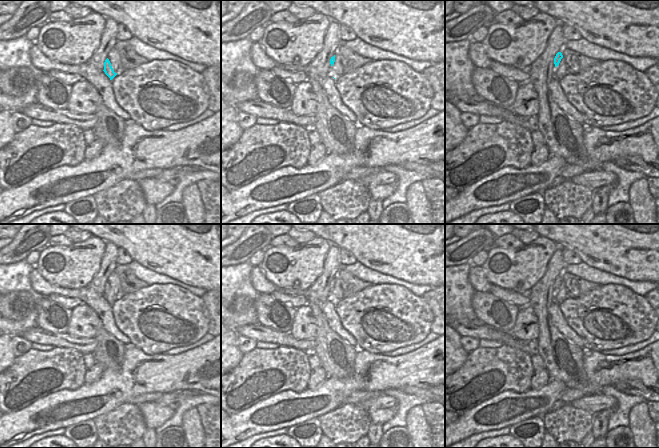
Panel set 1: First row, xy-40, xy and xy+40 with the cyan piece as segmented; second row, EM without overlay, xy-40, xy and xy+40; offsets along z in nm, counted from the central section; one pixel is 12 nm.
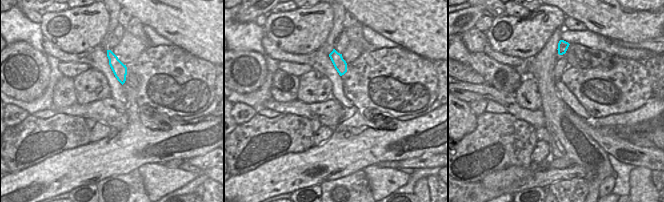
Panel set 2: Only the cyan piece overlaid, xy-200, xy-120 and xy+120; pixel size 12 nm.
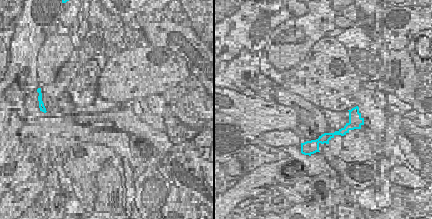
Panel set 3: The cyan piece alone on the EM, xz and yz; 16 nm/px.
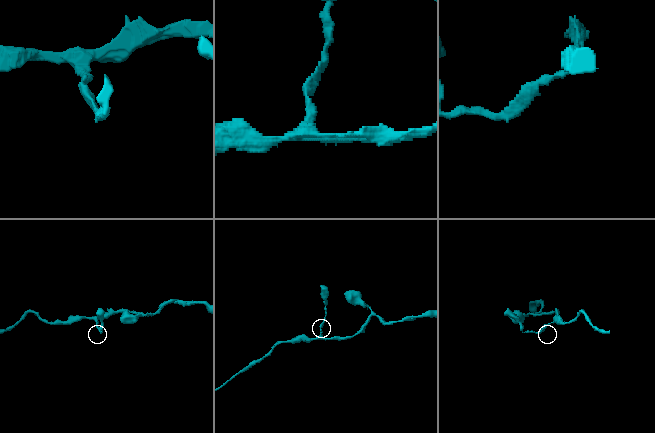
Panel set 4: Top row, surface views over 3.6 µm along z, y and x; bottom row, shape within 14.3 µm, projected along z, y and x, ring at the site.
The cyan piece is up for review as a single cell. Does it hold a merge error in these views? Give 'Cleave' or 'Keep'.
Keep.

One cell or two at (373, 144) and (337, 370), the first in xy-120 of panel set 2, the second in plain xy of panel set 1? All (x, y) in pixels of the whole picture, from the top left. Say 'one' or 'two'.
two

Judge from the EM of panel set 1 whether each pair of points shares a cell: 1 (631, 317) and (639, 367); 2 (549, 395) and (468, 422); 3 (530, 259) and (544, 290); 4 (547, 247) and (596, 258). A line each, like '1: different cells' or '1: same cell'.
1: different cells
2: same cell
3: different cells
4: different cells

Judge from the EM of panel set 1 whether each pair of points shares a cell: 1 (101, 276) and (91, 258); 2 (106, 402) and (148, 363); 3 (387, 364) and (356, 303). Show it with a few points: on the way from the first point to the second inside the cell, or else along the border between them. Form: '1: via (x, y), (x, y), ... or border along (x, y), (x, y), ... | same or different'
1: border along (105, 248), (100, 269), (89, 285) | different
2: via (116, 392), (138, 373) | same
3: border along (359, 348), (383, 354) | different

